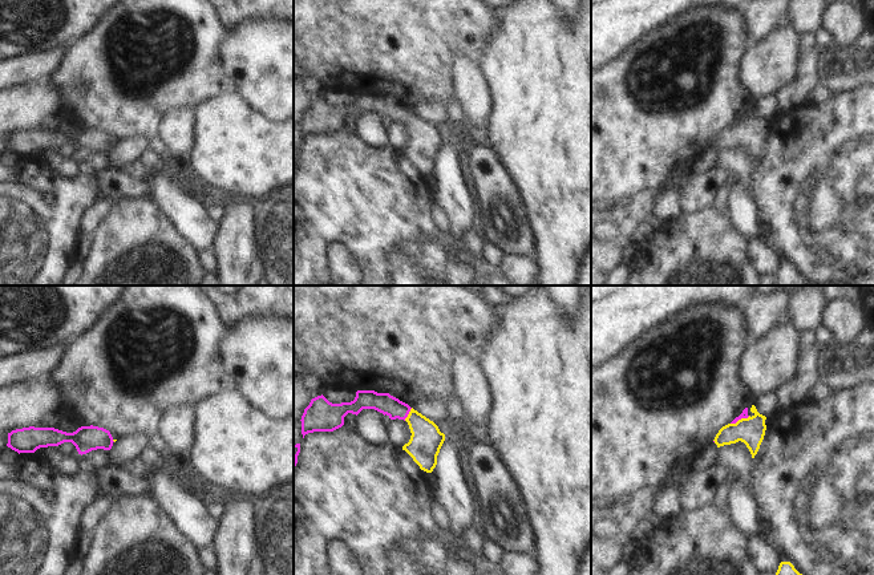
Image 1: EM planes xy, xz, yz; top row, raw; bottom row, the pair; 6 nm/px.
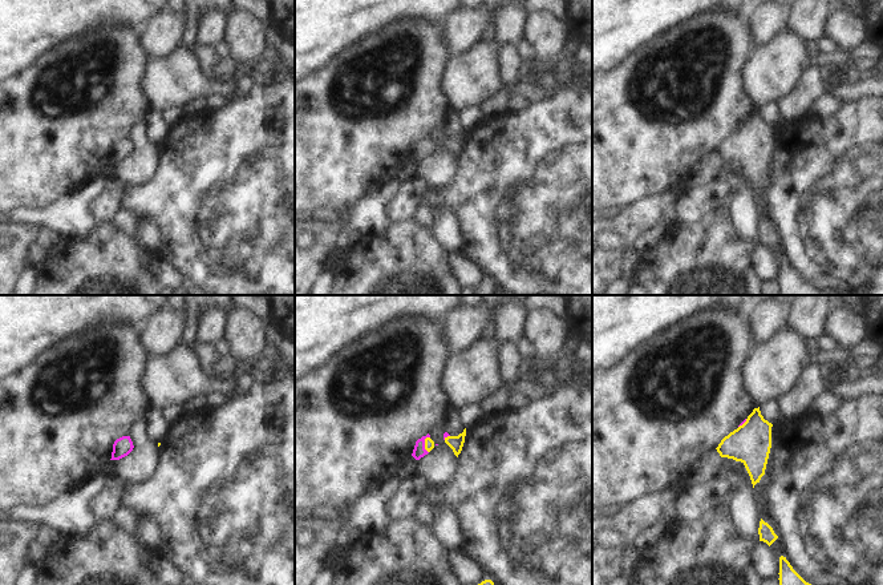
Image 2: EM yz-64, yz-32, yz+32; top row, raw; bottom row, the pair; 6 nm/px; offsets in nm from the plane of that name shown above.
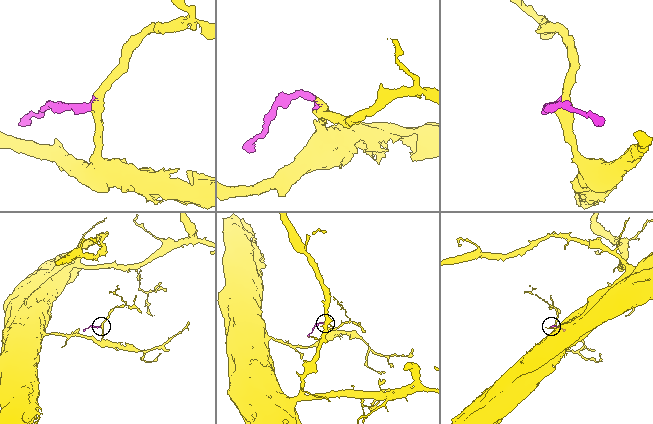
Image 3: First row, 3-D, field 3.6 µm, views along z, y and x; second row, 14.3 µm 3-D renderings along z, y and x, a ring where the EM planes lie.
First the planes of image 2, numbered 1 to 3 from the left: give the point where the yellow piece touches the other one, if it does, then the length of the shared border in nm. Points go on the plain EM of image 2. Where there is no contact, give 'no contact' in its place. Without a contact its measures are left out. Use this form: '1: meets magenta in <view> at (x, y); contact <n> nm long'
1: no contact
2: meets magenta in yz-32 at (424, 146); contact 100 nm long
3: meets magenta in yz+32 at (742, 125); contact 80 nm long

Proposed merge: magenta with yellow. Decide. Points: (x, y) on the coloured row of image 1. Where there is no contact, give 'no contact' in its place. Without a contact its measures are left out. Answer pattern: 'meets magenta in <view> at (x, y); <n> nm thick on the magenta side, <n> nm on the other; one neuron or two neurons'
meets magenta in xz at (408, 413); 120 nm thick on the magenta side, 190 nm on the other; one neuron

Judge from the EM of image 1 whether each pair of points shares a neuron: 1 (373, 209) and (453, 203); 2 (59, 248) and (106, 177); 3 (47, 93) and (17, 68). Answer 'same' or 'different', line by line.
1: different
2: different
3: different

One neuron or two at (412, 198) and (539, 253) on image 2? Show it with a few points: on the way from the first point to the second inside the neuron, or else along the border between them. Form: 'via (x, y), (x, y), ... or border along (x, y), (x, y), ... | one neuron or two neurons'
border along (432, 186), (422, 194), (420, 201) | two neurons

